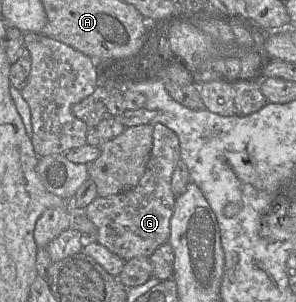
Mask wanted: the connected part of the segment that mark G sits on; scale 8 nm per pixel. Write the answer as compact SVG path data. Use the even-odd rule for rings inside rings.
M161 123L154 124L153 145L145 172L138 184L125 192L98 196L84 208L97 227L96 241L125 261L135 257L150 257L170 237L170 221L175 207L171 189L172 175L180 158L177 135Z

